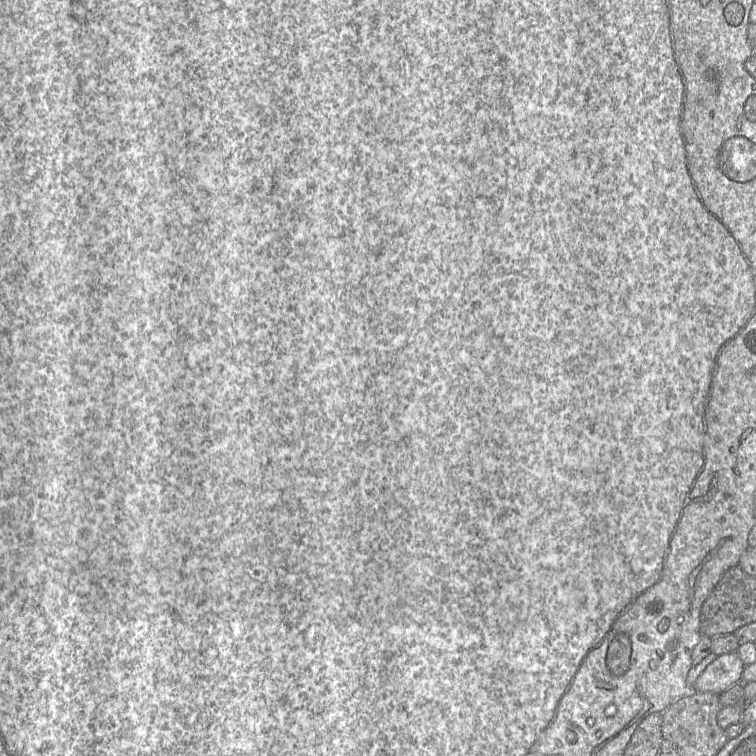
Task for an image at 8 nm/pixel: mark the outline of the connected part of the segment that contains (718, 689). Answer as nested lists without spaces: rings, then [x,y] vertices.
[[[737,652],[719,655],[699,676],[693,691],[720,695],[734,684],[742,682],[745,666]]]

